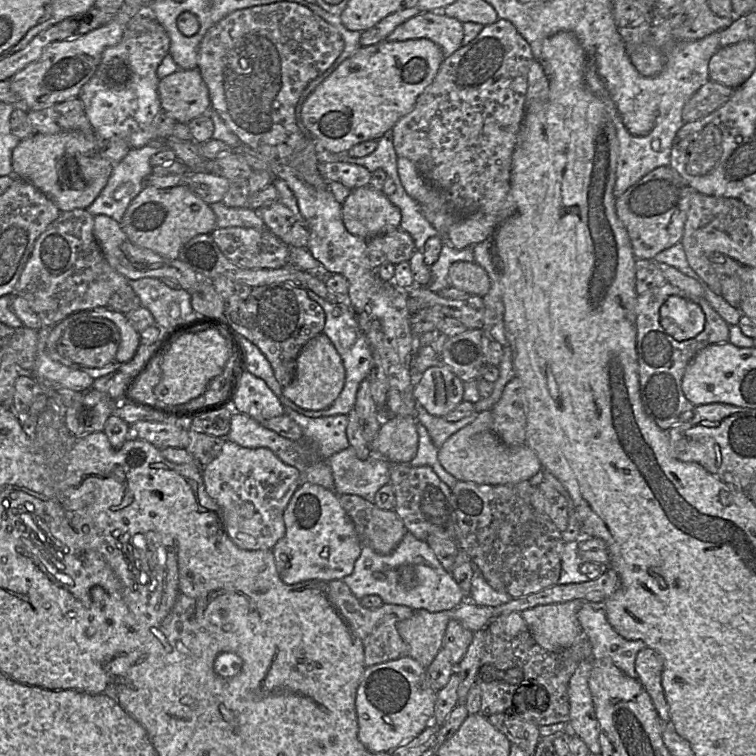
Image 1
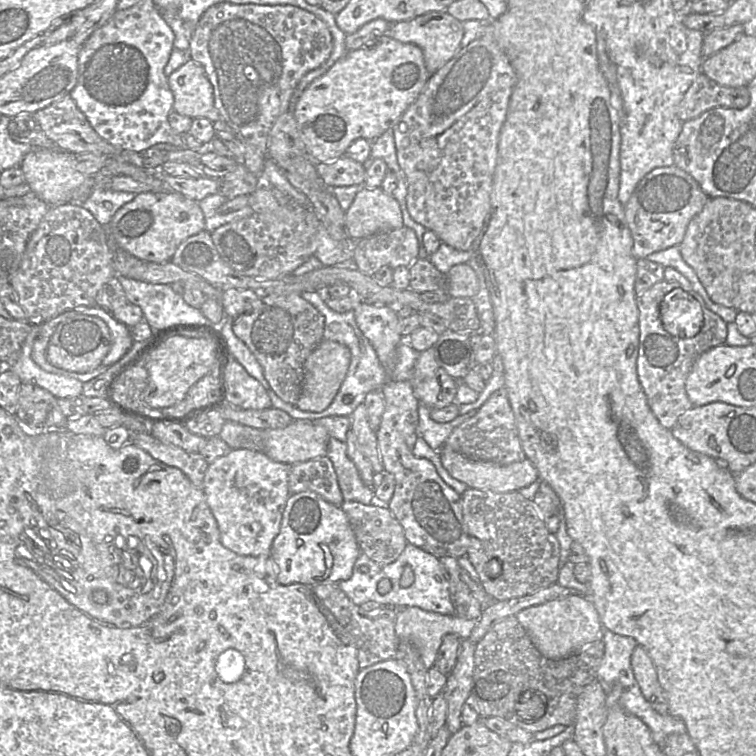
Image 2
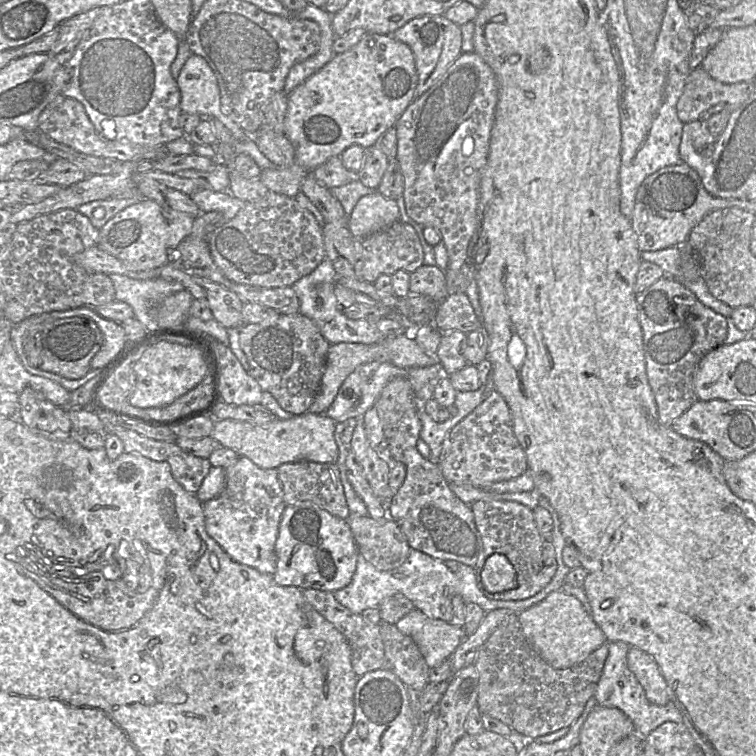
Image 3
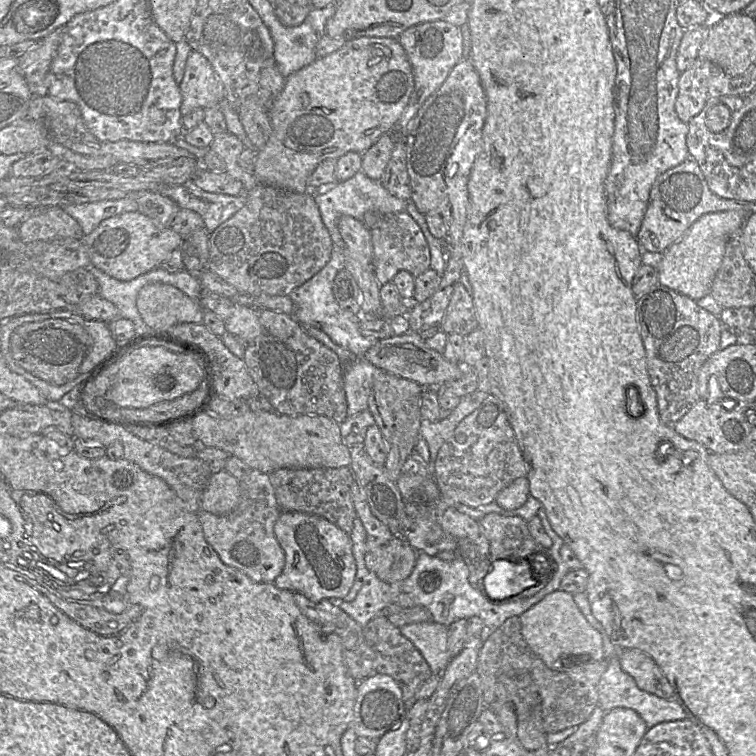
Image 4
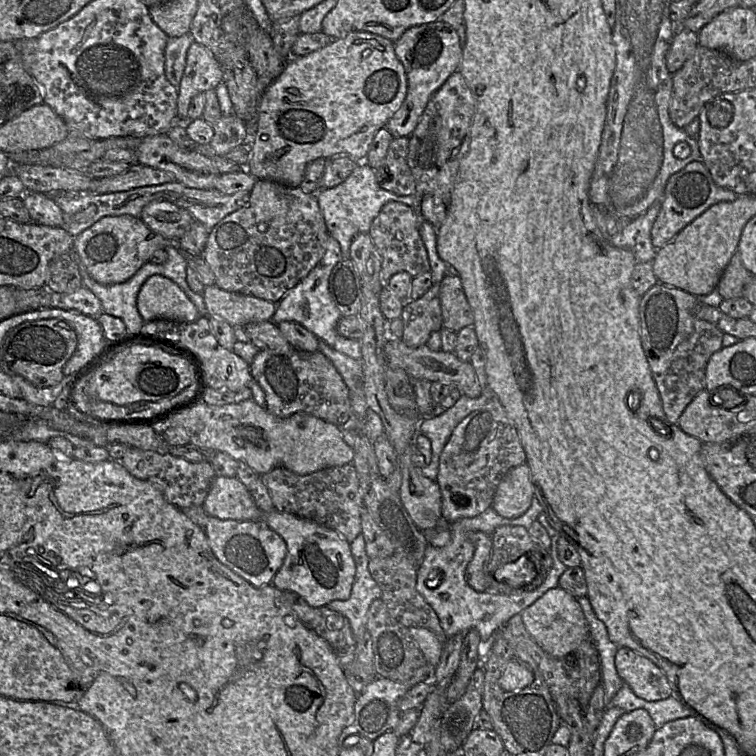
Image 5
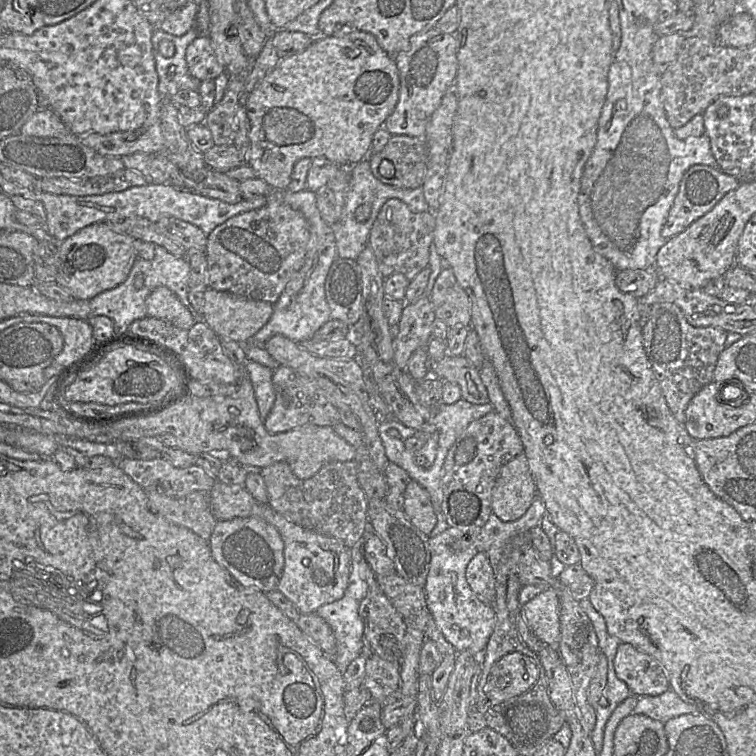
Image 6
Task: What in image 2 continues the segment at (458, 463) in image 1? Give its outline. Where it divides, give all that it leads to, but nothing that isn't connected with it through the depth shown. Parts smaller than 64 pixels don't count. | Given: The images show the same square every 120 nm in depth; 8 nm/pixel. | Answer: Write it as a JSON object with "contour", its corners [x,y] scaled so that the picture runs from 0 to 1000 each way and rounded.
{"contour":[[[590,587],[578,598],[593,626],[620,646],[669,652],[697,644],[713,631],[709,618],[698,606],[660,615],[647,610],[622,608]]]}

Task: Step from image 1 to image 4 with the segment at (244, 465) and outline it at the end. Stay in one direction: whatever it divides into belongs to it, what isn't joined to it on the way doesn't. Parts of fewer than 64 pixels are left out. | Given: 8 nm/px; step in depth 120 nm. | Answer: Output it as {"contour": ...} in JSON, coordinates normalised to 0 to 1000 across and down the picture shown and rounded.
{"contour":[[[332,620],[317,640],[317,664],[313,672],[300,681],[283,681],[270,675],[262,680],[272,716],[302,749],[310,750],[332,767],[341,771],[361,771],[372,759],[377,746],[377,733],[364,706],[362,694],[370,673],[357,628]]]}

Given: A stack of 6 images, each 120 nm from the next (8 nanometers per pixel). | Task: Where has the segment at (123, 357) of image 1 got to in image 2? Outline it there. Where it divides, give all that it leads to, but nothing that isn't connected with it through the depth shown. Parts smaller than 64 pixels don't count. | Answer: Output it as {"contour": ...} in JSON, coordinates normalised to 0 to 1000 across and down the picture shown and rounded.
{"contour":[[[131,405],[99,407],[94,411],[86,411],[73,419],[85,418],[87,422],[102,414],[132,421],[142,429],[146,437],[148,444],[148,459],[135,476],[134,483],[139,485],[149,483],[157,478],[175,459],[176,448],[172,434],[152,422],[147,413],[140,411]]]}

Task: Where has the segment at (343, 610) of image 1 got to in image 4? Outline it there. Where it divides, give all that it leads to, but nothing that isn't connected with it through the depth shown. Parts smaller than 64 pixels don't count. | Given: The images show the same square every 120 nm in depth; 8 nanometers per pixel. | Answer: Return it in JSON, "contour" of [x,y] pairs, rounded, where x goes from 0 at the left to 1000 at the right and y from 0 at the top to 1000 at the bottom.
{"contour":[[[388,784],[388,791],[398,811],[427,839],[444,839],[452,851],[454,873],[460,892],[478,902],[497,890],[495,856],[483,848],[480,829],[460,812],[440,800],[435,792],[414,796],[398,784]]]}

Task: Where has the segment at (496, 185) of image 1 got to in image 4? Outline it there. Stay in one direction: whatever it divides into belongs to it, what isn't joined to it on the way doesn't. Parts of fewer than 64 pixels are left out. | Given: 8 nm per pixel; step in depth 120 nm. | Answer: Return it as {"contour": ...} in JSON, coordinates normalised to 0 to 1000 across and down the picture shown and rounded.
{"contour":[[[619,77],[595,94],[587,110],[560,136],[534,173],[537,221],[542,235],[542,266],[562,284],[578,280],[591,300],[591,351],[577,385],[540,413],[542,438],[561,450],[585,435],[601,376],[608,370],[614,348],[611,315],[620,274],[619,238],[639,197],[639,168],[644,134],[635,102]]]}

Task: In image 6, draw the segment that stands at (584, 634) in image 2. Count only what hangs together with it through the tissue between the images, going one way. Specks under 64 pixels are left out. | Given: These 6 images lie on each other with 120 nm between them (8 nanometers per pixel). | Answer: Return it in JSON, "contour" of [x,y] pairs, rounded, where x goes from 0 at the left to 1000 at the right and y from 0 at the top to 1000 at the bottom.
{"contour":[[[724,779],[689,803],[689,811],[700,831],[718,851],[739,851],[742,833],[739,792],[731,779]]]}

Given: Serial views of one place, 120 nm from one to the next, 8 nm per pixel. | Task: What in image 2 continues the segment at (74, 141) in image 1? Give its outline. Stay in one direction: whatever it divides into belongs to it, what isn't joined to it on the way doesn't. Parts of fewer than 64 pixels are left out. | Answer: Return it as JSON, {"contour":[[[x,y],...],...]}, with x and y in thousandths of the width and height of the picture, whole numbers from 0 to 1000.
{"contour":[[[45,196],[30,209],[26,222],[33,233],[33,242],[50,262],[66,274],[86,270],[107,270],[124,251],[126,234],[114,233],[101,224],[99,205],[75,196]]]}

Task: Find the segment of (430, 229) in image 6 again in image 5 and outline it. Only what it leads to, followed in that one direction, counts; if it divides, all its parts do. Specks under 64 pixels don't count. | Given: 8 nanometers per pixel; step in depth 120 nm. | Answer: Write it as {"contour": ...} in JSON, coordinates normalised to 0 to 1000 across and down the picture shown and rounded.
{"contour":[[[525,266],[511,269],[493,291],[488,311],[504,339],[504,368],[508,374],[530,358],[541,361],[546,368],[569,358],[566,335],[556,310],[560,291],[553,276]]]}

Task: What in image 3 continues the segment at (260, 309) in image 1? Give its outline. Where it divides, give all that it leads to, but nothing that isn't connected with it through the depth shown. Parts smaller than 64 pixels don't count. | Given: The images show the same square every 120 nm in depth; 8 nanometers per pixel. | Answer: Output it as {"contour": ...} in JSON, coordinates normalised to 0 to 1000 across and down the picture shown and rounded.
{"contour":[[[397,413],[368,415],[340,429],[320,431],[316,434],[316,450],[331,483],[329,495],[347,517],[360,521],[372,540],[389,550],[406,546],[423,516],[438,456],[419,430]]]}

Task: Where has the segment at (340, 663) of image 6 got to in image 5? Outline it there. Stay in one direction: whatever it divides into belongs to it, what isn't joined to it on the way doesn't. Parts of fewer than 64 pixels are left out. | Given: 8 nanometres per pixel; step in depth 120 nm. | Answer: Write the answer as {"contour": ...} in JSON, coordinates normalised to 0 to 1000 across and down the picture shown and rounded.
{"contour":[[[478,705],[463,718],[463,726],[471,749],[471,757],[463,790],[456,795],[440,794],[431,802],[438,807],[450,811],[460,820],[470,847],[475,848],[485,835],[484,825],[487,806],[495,794],[504,790],[504,779],[488,758],[488,739],[483,729],[481,710]]]}

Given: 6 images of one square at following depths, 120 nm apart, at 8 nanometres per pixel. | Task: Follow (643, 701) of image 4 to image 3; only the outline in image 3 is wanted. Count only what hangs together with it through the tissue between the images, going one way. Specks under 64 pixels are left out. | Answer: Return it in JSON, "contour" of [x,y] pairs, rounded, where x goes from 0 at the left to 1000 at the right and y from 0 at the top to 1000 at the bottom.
{"contour":[[[823,848],[804,849],[804,854],[804,868],[786,918],[790,930],[803,937],[820,938],[837,955],[841,970],[849,976],[880,955],[903,958],[902,943],[893,933],[885,929],[872,934],[854,923],[852,911],[831,882],[829,866],[833,854]]]}

